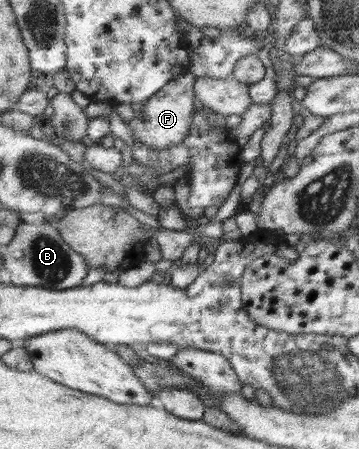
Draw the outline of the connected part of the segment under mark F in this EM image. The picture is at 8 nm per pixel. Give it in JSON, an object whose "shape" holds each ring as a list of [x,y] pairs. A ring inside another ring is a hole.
{"shape":[[[192,71],[182,74],[144,103],[143,109],[135,113],[134,119],[128,123],[128,127],[133,131],[135,143],[142,142],[153,150],[163,150],[184,141],[194,123],[196,113],[196,80],[197,77]]]}

